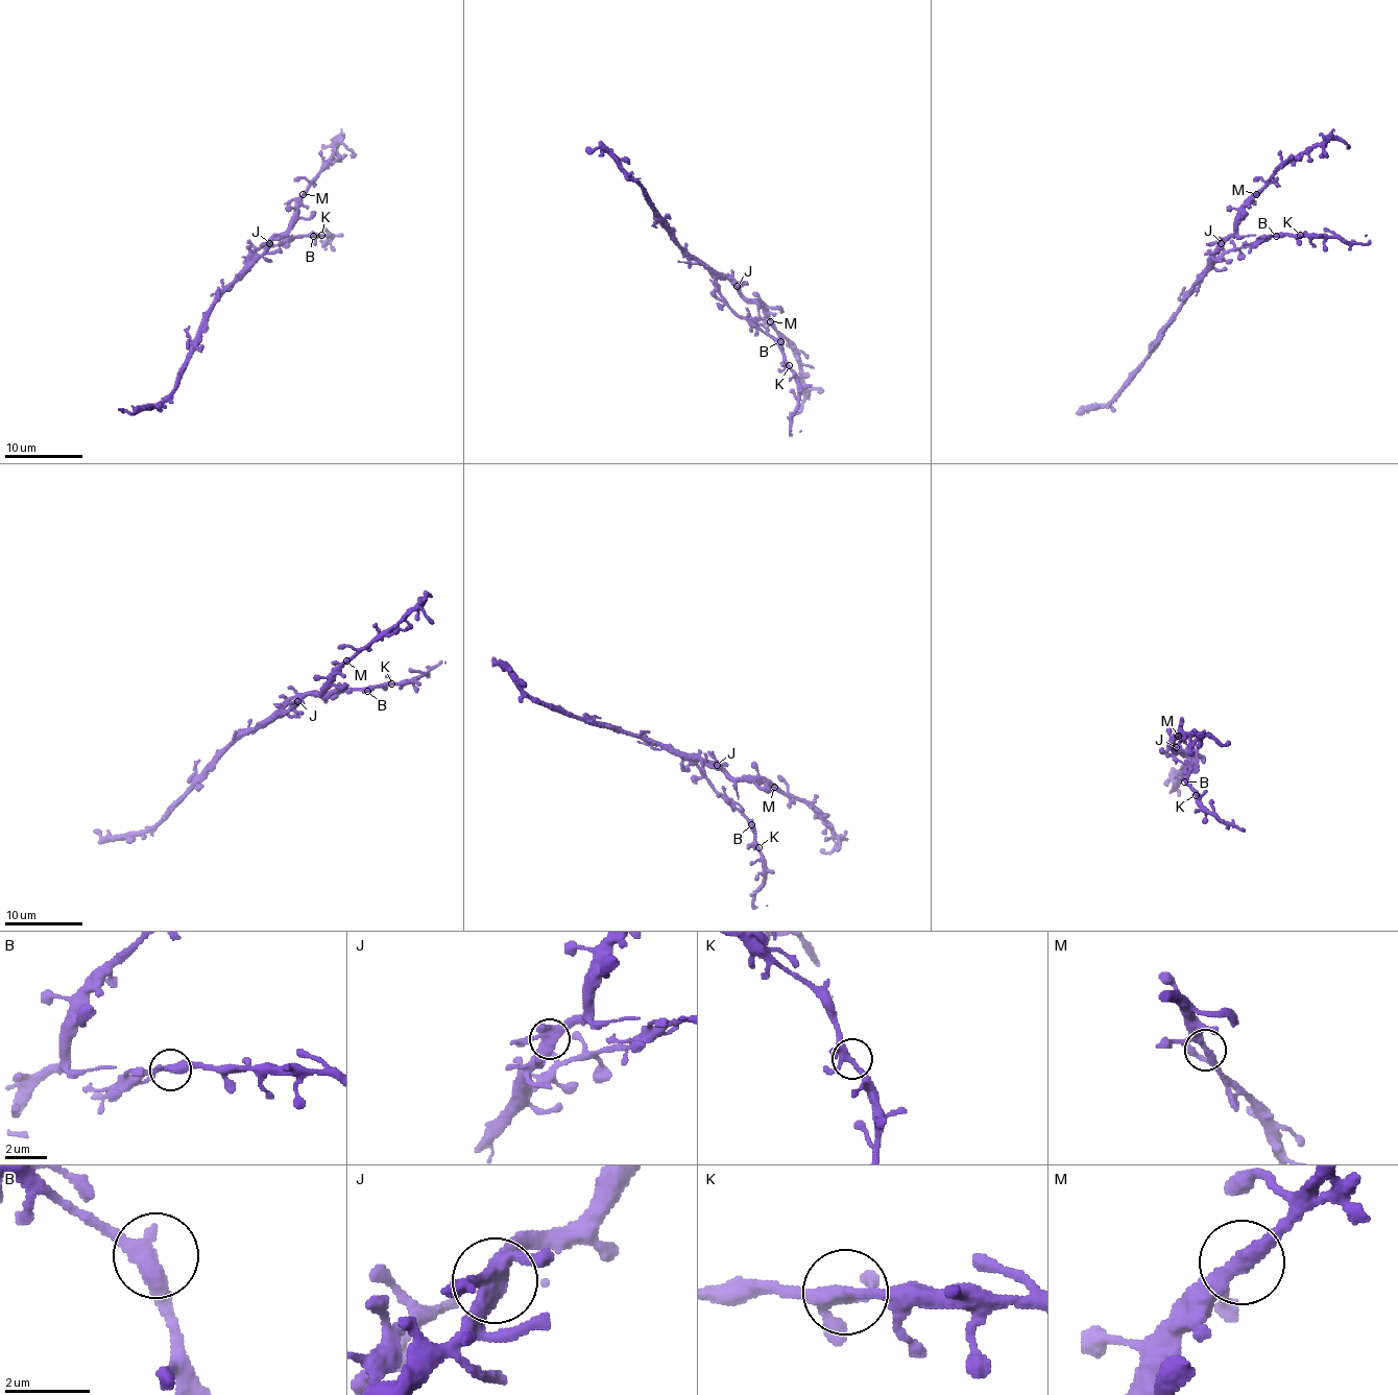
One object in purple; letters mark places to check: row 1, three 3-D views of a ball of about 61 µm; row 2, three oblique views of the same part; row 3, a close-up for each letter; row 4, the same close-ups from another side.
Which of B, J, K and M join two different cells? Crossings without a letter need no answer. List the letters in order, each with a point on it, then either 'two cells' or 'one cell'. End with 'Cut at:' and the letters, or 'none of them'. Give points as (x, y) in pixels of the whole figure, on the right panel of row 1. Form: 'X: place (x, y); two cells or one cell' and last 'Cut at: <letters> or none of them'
B: place (1276, 236); one cell
J: place (1221, 243); one cell
K: place (1300, 235); one cell
M: place (1256, 194); one cell
Cut at: none of them

